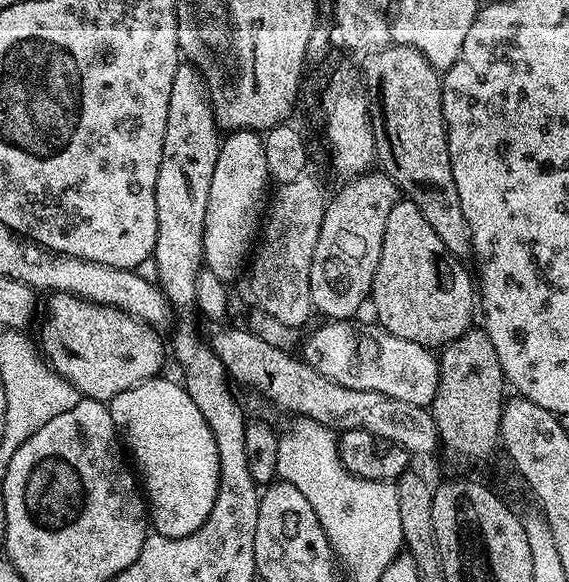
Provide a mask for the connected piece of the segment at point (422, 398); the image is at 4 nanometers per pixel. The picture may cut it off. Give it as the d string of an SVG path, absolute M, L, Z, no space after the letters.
M355 319L333 320L324 322L321 328L316 328L304 340L302 359L318 374L326 374L340 386L352 390L374 390L378 394L386 394L390 398L399 398L402 402L414 402L414 406L428 408L440 381L440 361L437 353L430 348L423 348L418 342L406 342L406 338L398 338L390 334L379 323L356 324Z

